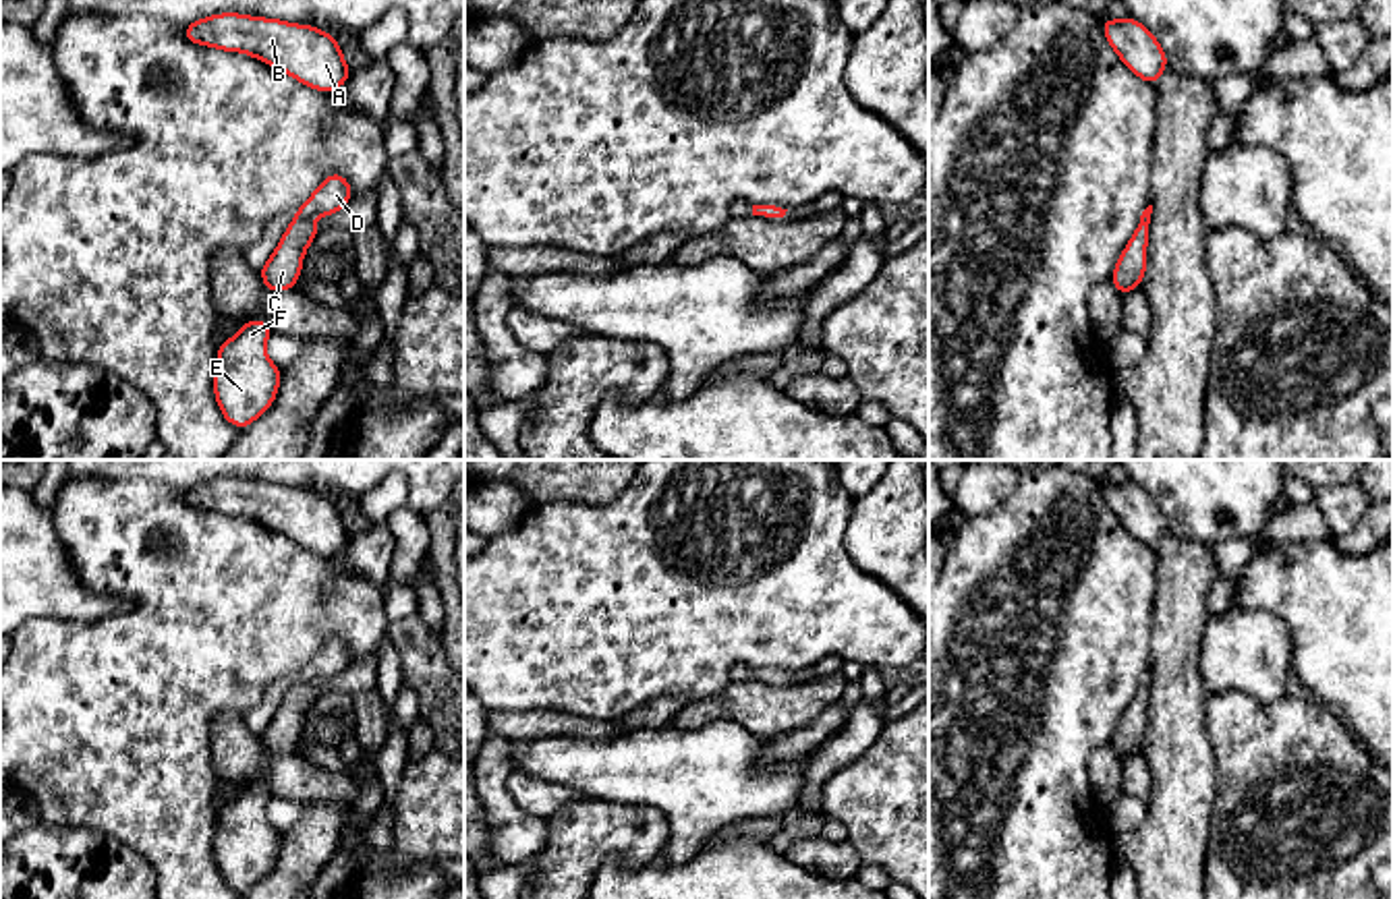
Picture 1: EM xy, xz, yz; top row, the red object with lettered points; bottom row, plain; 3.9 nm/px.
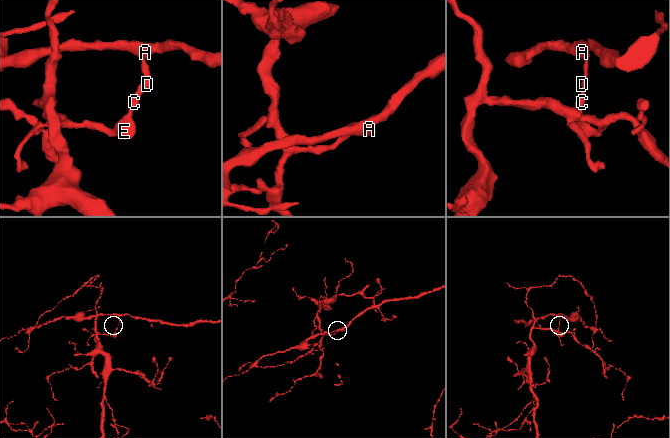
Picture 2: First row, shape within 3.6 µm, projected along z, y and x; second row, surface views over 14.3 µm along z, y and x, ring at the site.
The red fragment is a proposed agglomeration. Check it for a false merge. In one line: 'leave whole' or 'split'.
split

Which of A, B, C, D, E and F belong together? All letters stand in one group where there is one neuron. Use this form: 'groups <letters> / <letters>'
groups A B D / C E F

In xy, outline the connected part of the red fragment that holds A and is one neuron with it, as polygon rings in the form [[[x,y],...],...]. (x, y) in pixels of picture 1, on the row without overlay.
[[[226,476],[184,489],[184,501],[218,514],[245,516],[321,557],[332,557],[350,541],[336,503],[309,489]]]

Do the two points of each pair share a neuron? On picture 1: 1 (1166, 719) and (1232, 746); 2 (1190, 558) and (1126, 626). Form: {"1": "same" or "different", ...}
{"1": "different", "2": "different"}

